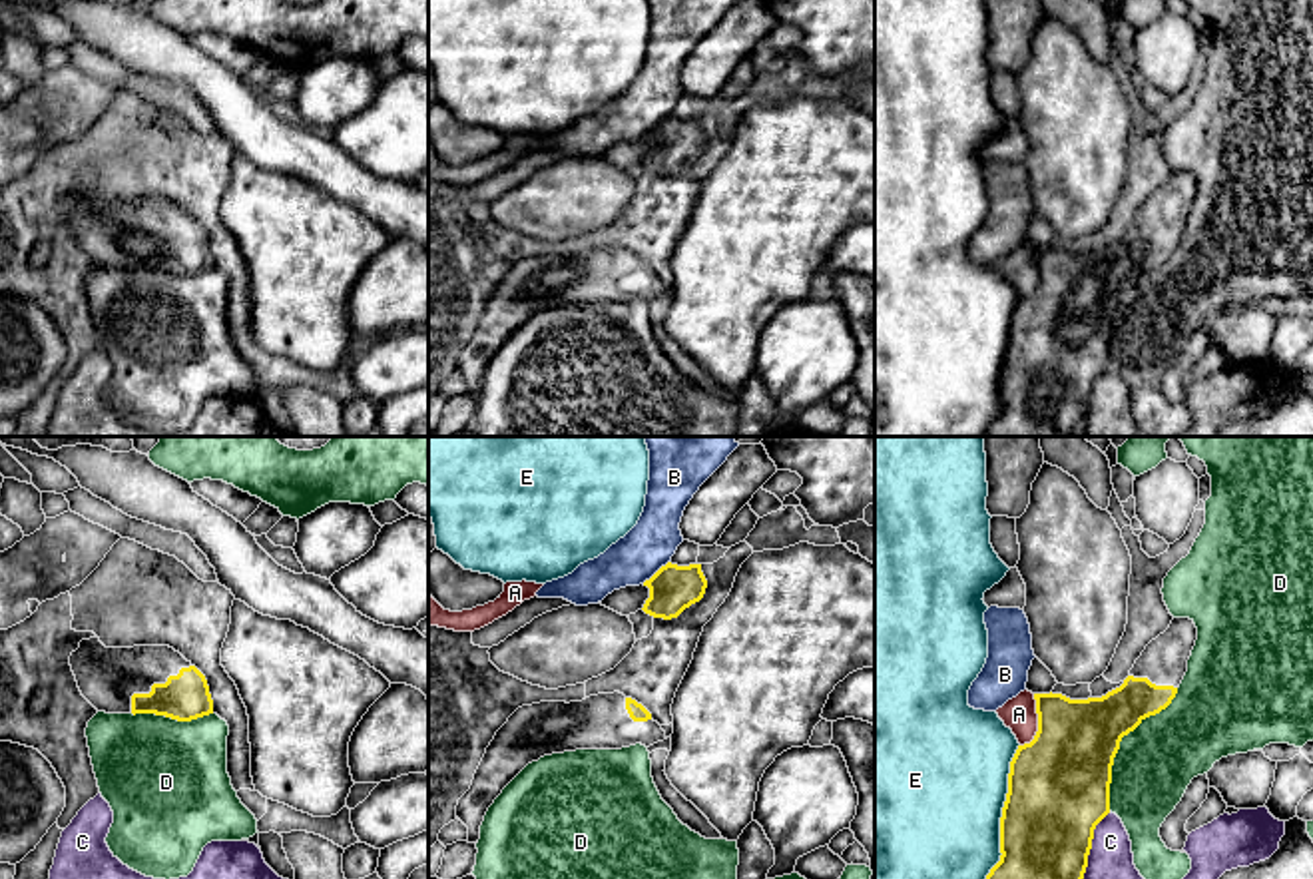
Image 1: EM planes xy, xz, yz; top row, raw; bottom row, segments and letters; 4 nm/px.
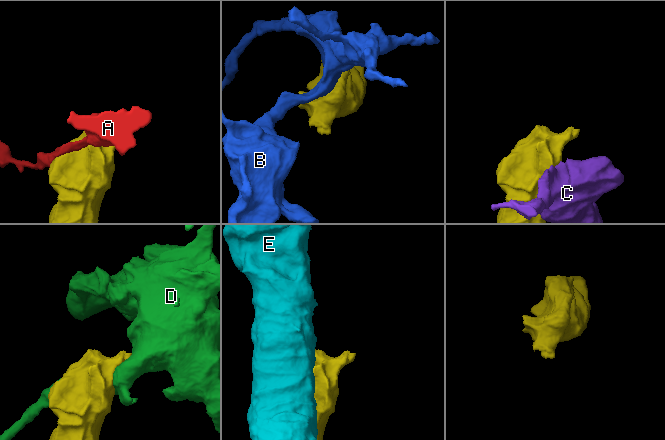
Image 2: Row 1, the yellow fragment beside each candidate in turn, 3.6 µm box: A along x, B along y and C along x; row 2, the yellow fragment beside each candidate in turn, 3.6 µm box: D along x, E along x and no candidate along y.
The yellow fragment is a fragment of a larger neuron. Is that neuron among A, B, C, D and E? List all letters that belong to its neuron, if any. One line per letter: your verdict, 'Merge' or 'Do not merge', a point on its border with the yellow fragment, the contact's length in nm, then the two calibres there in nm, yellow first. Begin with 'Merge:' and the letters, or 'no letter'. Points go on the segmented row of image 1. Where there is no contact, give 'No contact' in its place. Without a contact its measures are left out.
Merge: no letter
A: Do not merge. Touches yellow at yz (1039, 722). Shared border 220 nm. Thickness 400 nm (yellow) against 140 nm
B: Do not merge. Touches yellow at xz (658, 571). Shared border 150 nm. Thickness 190 nm (yellow) against 200 nm
C: Do not merge. Touches yellow at yz (1090, 846). Shared border 300 nm. Thickness 400 nm (yellow) against 180 nm
D: Do not merge. Touches yellow at yz (1118, 744). Shared border 550 nm. Thickness 380 nm (yellow) against 320 nm
E: Do not merge. Touches yellow at yz (1003, 812). Shared border 550 nm. Thickness 420 nm (yellow) against 480 nm

